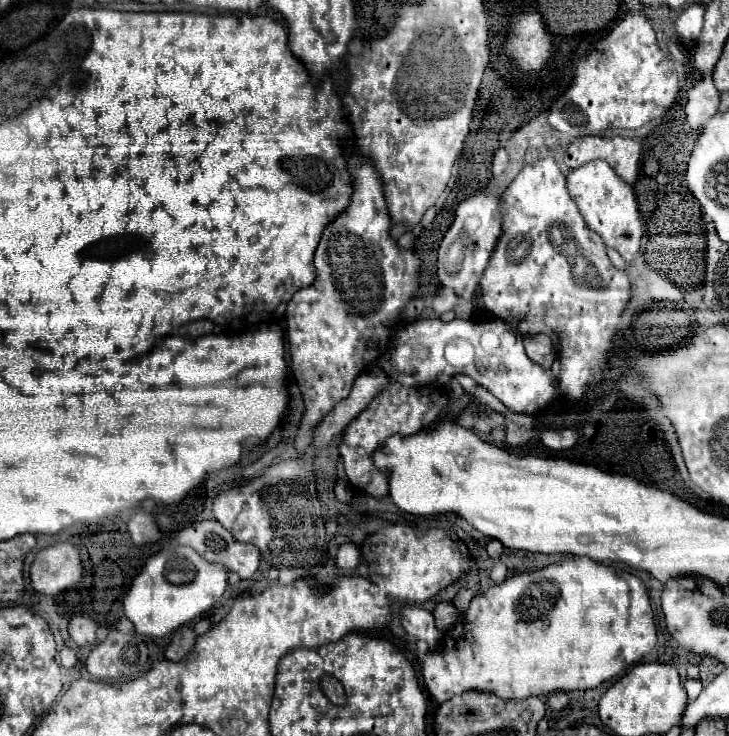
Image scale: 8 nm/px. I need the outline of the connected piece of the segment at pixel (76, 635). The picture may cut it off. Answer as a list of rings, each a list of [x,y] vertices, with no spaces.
[[[74,614],[69,624],[69,634],[73,641],[90,643],[96,638],[96,622],[87,614]]]

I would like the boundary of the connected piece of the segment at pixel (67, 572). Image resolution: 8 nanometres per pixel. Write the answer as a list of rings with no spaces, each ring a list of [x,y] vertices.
[[[69,542],[53,544],[37,552],[31,566],[31,584],[37,592],[59,594],[75,586],[83,576],[81,556]]]

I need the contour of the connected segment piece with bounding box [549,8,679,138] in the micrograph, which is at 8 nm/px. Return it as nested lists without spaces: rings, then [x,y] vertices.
[[[629,10],[589,56],[573,66],[569,88],[549,108],[549,124],[571,138],[599,134],[607,128],[641,128],[673,104],[677,90],[673,62],[661,52],[645,10]]]

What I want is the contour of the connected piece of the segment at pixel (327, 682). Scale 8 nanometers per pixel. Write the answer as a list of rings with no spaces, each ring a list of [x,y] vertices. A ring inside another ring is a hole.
[[[325,674],[325,676],[321,678],[321,690],[323,690],[323,694],[325,694],[331,702],[335,702],[335,704],[343,704],[345,692],[343,692],[343,686],[341,686],[341,682],[339,682],[337,678]]]

